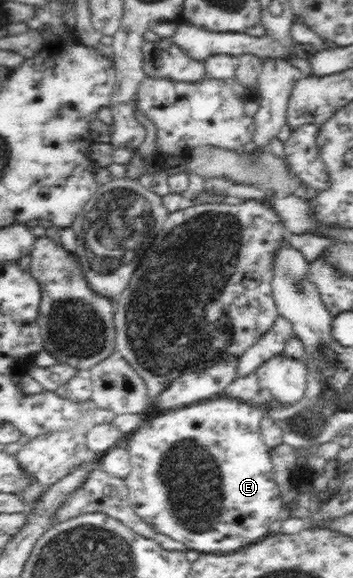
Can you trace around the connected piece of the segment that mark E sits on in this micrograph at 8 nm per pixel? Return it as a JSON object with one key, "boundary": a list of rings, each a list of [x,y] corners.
{"boundary":[[[223,395],[190,406],[184,406],[184,408],[168,410],[164,414],[148,420],[140,428],[136,428],[121,443],[126,448],[132,464],[129,474],[124,480],[127,484],[129,503],[133,511],[147,525],[155,528],[157,533],[166,534],[166,536],[170,536],[170,538],[185,544],[189,550],[198,550],[198,552],[204,554],[228,554],[228,552],[236,552],[236,550],[248,546],[248,544],[258,542],[272,534],[270,524],[272,524],[277,516],[280,516],[283,498],[279,493],[277,480],[273,476],[270,448],[263,442],[262,431],[260,431],[260,418],[262,418],[262,414],[262,405],[259,403],[246,402]]]}

